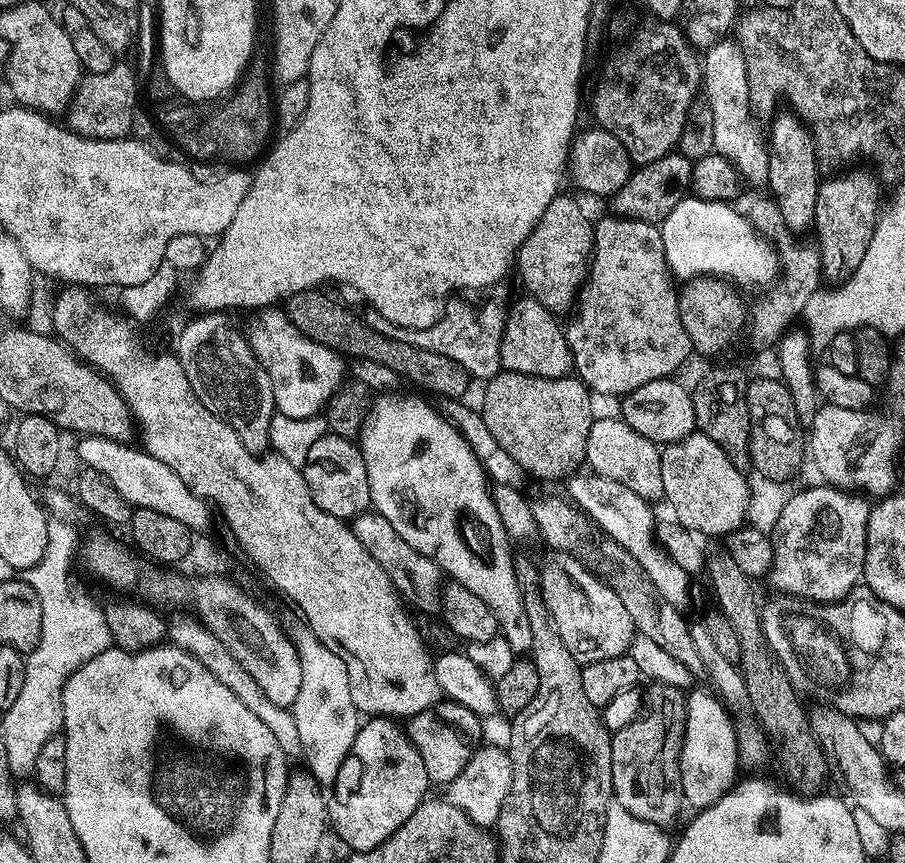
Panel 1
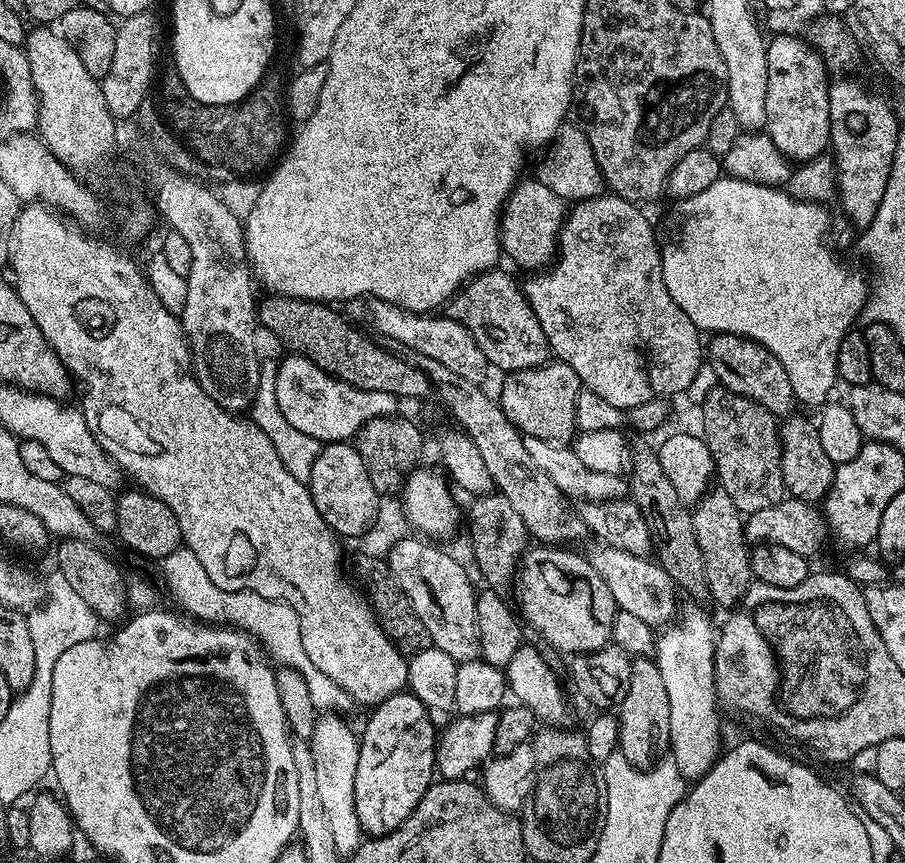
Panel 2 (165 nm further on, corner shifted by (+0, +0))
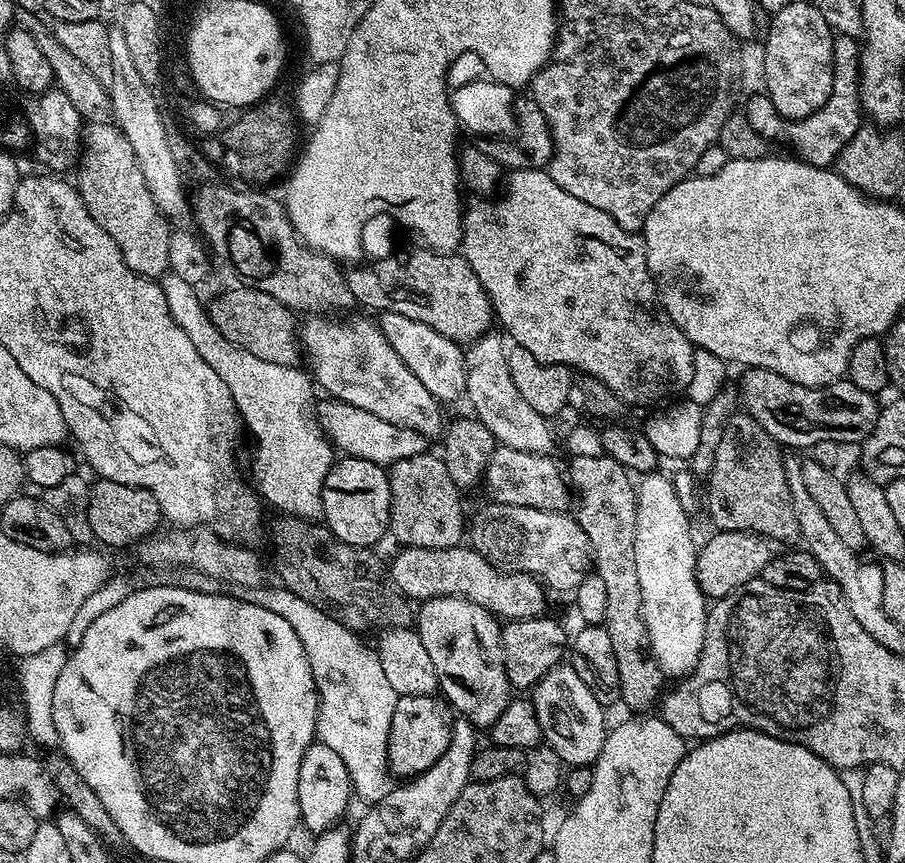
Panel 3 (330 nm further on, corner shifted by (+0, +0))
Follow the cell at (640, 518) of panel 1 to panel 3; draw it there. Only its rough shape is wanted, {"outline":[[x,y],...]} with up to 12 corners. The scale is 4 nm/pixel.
{"outline":[[489,330],[464,352],[466,400],[497,445],[549,455],[549,417],[522,398]]}

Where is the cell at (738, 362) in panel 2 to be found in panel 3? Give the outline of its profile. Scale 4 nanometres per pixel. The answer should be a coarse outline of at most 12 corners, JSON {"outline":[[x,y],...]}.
{"outline":[[744,368],[743,411],[788,450],[859,446],[877,397],[847,378],[798,386]]}

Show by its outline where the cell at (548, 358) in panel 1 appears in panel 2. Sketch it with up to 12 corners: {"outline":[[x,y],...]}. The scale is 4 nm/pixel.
{"outline":[[508,272],[473,276],[446,305],[507,374],[550,360]]}

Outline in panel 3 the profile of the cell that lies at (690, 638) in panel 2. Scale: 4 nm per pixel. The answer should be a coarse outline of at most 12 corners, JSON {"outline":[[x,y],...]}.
{"outline":[[671,479],[636,484],[634,563],[652,657],[694,670],[709,601]]}

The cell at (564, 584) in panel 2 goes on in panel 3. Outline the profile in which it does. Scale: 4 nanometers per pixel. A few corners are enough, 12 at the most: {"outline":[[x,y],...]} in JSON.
{"outline":[[404,546],[409,601],[465,596],[505,621],[545,615],[545,589],[470,546]]}

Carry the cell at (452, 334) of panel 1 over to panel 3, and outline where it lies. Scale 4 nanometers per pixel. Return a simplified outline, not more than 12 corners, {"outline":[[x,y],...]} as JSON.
{"outline":[[381,312],[394,354],[441,402],[465,395],[461,345]]}

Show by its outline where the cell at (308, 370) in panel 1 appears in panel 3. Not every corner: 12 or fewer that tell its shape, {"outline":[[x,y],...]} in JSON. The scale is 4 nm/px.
{"outline":[[324,398],[314,419],[333,449],[391,466],[426,437]]}

